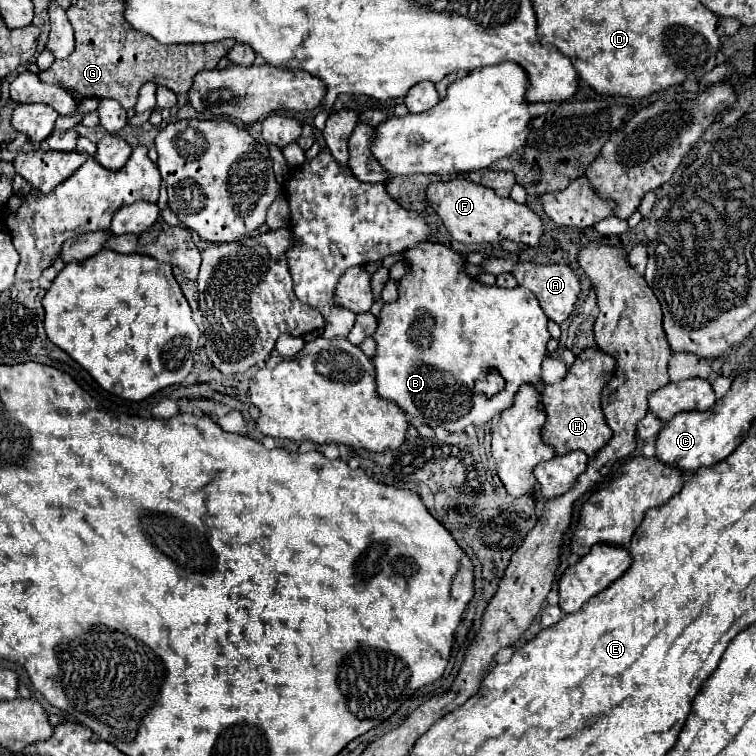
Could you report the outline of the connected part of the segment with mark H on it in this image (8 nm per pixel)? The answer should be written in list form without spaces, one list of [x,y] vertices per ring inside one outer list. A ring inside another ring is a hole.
[[[585,349],[577,355],[567,377],[559,385],[547,385],[543,391],[543,405],[547,409],[547,423],[543,425],[541,437],[547,445],[555,447],[557,455],[581,449],[593,457],[609,439],[611,427],[605,421],[601,409],[601,393],[615,373],[615,359],[599,349]]]

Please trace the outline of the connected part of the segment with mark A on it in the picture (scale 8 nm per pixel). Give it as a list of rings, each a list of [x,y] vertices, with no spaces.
[[[517,263],[513,275],[521,287],[535,293],[549,319],[563,323],[575,309],[579,297],[579,277],[567,265]]]

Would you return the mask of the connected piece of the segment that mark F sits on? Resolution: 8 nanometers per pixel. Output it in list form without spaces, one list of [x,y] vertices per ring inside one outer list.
[[[469,179],[435,181],[427,187],[427,203],[437,211],[445,229],[461,243],[499,243],[501,239],[511,239],[525,245],[537,245],[543,233],[541,219],[527,207],[511,197],[499,197],[483,185],[475,185]]]

